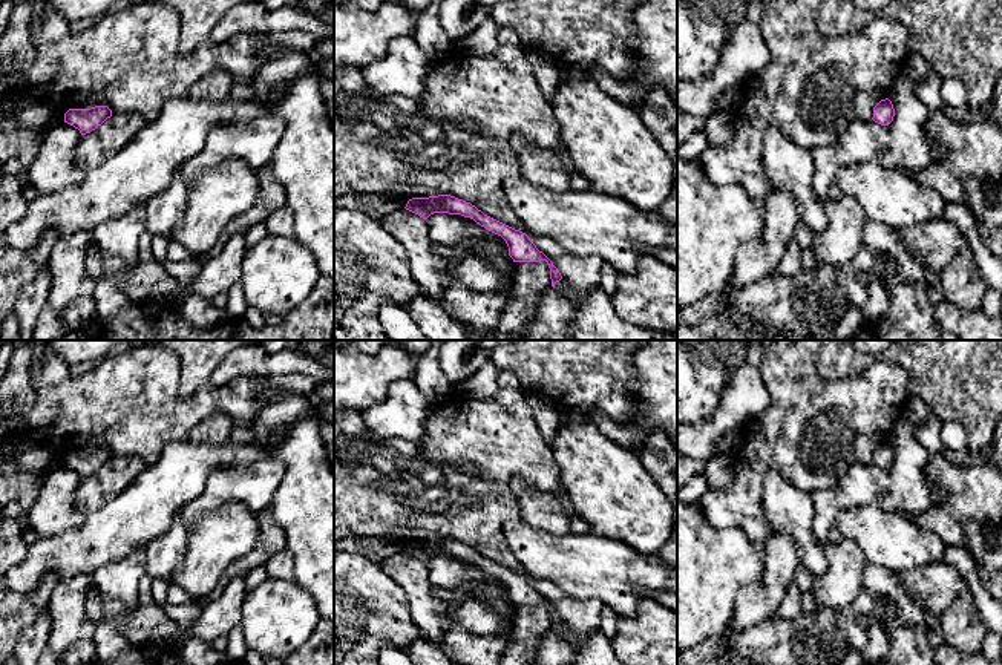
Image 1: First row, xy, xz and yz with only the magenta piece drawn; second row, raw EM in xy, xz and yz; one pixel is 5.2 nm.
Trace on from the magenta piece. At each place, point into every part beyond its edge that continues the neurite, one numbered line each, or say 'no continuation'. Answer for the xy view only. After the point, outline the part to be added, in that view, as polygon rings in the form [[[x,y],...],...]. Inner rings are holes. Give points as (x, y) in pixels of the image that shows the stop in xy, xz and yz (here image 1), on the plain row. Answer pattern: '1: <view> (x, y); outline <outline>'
no continuation

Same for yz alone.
no continuation

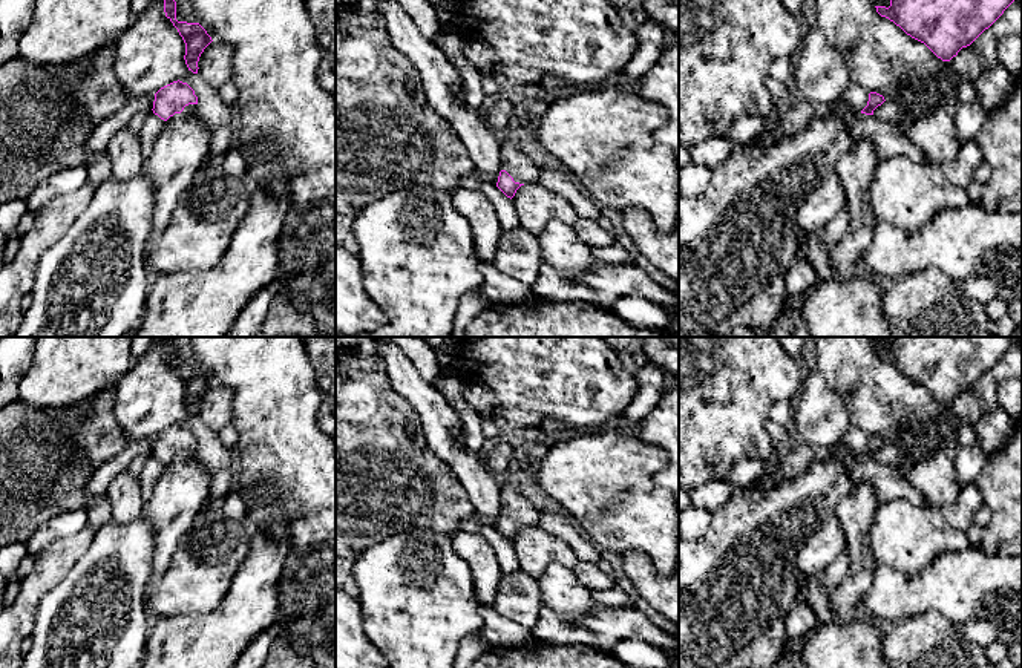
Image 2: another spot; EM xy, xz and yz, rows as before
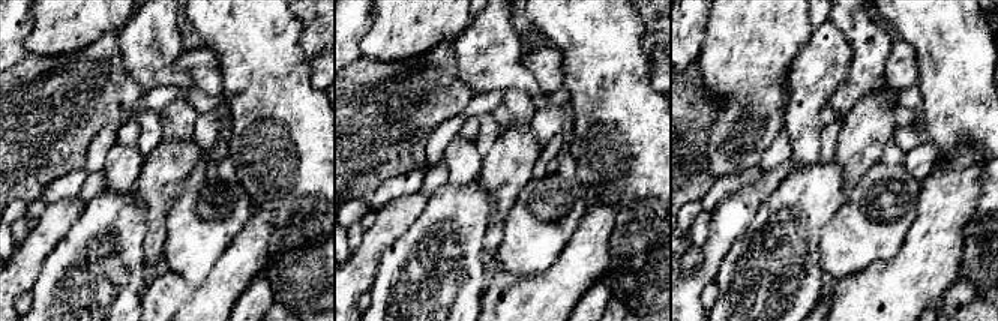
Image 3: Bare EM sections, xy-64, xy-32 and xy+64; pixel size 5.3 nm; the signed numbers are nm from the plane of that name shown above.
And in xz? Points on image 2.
1: xz (514, 503); outline [[[500,486],[501,493],[501,513],[506,513],[515,526],[519,527],[538,527],[539,512],[532,503],[515,487]]]

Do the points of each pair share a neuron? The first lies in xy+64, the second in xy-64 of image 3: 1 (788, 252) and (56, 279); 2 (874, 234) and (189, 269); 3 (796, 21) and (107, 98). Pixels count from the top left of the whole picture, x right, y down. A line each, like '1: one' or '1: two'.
1: one
2: one
3: two

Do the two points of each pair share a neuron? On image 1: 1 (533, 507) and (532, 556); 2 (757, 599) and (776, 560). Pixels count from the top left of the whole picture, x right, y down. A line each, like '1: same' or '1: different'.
1: different
2: same

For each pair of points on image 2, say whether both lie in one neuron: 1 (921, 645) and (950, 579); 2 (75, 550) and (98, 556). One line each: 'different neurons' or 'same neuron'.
1: different neurons
2: different neurons

